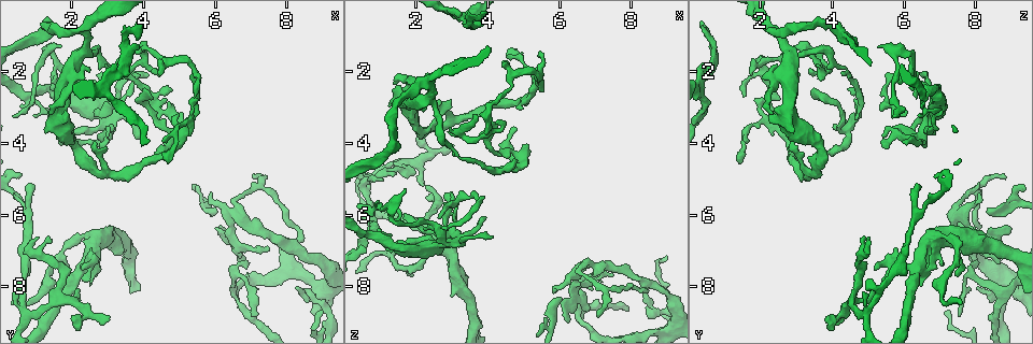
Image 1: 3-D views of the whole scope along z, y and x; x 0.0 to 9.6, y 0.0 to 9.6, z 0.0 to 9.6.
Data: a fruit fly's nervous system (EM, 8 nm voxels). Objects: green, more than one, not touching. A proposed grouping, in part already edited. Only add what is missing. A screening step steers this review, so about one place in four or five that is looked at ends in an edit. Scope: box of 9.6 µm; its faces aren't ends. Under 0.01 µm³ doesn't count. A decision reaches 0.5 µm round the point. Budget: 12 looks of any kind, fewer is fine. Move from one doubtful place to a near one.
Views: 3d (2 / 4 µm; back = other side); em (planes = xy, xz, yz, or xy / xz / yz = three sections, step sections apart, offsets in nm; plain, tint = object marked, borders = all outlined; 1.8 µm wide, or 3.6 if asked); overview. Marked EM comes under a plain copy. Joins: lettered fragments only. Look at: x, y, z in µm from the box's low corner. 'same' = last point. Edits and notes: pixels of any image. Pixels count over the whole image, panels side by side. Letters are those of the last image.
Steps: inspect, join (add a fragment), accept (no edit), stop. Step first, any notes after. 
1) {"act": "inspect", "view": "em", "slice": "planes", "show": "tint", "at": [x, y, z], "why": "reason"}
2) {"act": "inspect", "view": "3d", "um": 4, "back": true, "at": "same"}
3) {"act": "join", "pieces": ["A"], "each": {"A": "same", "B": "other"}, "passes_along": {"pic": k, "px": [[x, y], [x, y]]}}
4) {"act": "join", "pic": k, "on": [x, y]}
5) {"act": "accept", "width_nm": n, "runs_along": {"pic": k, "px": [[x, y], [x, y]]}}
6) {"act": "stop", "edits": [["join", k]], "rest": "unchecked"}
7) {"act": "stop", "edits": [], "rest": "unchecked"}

{"act": "inspect", "view": "3d", "um": 4, "at": [0.95, 2.70, 6.50], "why": "sharp bend"}

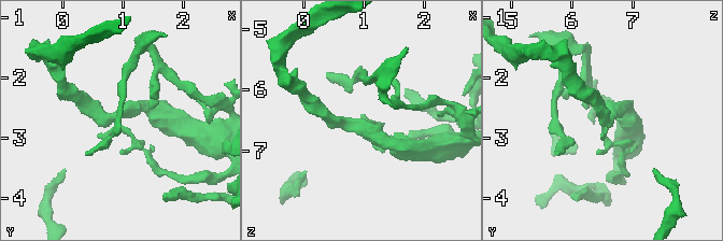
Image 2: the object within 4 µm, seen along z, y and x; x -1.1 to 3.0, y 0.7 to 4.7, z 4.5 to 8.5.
{"act": "inspect", "view": "em", "um": 3.6, "slice": "planes", "show": "borders", "at": [0.90, 2.65, 6.55]}

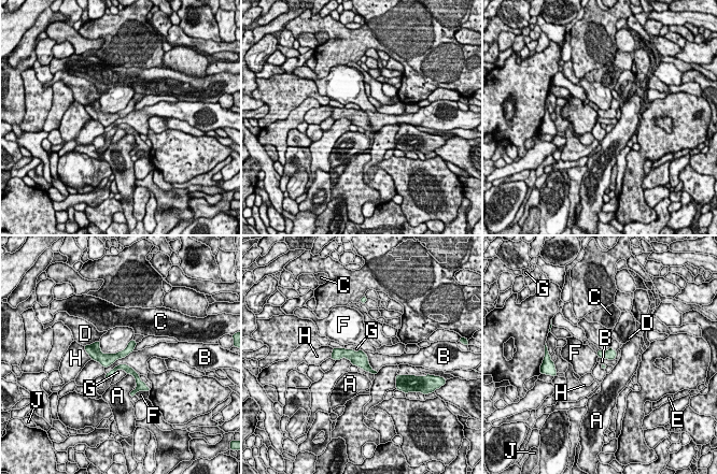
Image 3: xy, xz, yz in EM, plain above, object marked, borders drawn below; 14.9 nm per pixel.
{"act": "accept", "longest_contact_nm": ["B", 480], "each": {"A": "other", "B": "other", "C": "other", "D": "other", "E": "other", "F": "other", "G": "other", "H": "other", "J": "other"}, "runs_along": {"pic": 3, "px": [[132, 343], [115, 357], [90, 349]]}, "found": "none of them fits"}

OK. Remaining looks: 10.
{"act": "inspect", "view": "em", "um": 3.6, "slice": "yz", "step": 16, "show": "borders", "at": [2.80, 4.10, 5.50], "why": "free end"}

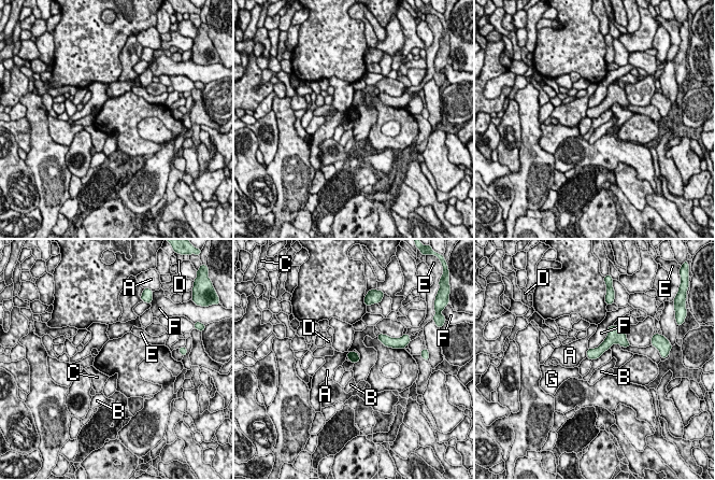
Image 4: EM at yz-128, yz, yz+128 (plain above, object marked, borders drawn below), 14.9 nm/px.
{"act": "inspect", "view": "em", "um": 3.6, "slice": "planes", "show": "borders", "at": "same"}

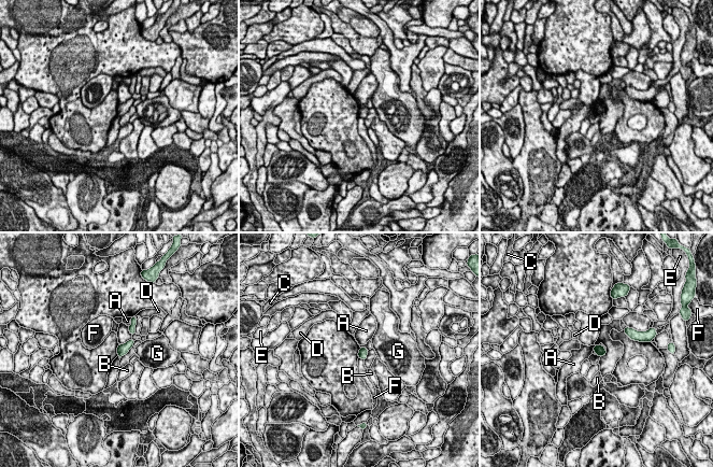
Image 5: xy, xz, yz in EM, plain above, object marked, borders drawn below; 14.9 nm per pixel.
{"act": "accept", "width_nm": 130, "each": {"A": "other", "B": "other", "C": "other", "D": "other", "E": "other", "F": "other", "G": "other"}, "border": {"pic": 5, "px": [[131, 338], [119, 344]]}, "found": "none of them fits"}

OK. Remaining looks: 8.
{"act": "inspect", "view": "em", "slice": "yz", "step": 8, "show": "tint", "at": [3.05, 9.00, 4.05], "why": "an open end"}

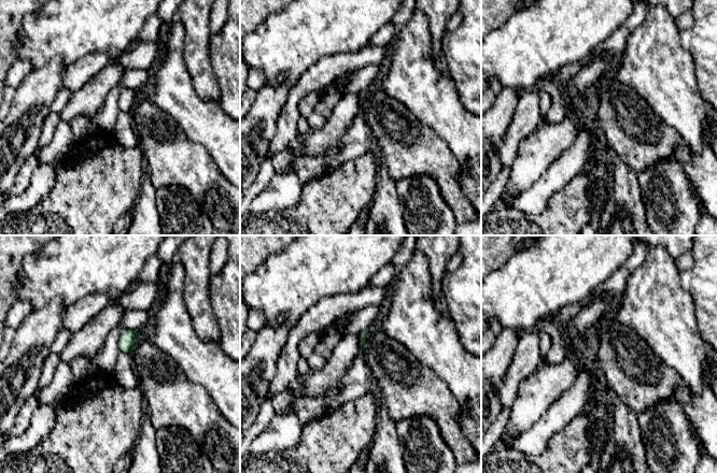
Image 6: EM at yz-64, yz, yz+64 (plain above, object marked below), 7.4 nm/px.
{"act": "inspect", "view": "em", "slice": "planes", "show": "borders", "at": "same"}

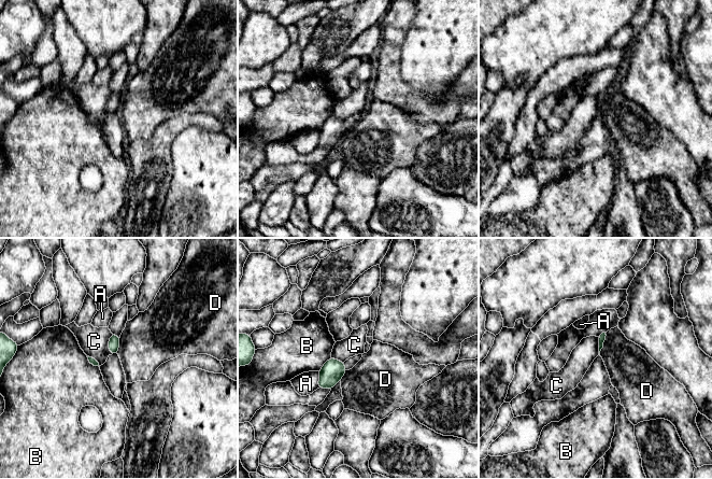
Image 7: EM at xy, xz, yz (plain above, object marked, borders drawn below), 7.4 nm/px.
{"act": "accept", "each": {"A": "other", "B": "other", "C": "other", "D": "other"}, "border": {"pic": 7, "px": [[606, 333], [603, 347], [599, 353]]}, "found": "no lettered fragment goes on from it"}

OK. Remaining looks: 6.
{"act": "inspect", "view": "3d", "um": 4, "at": [4.00, 1.40, 3.15], "why": "arms part here"}

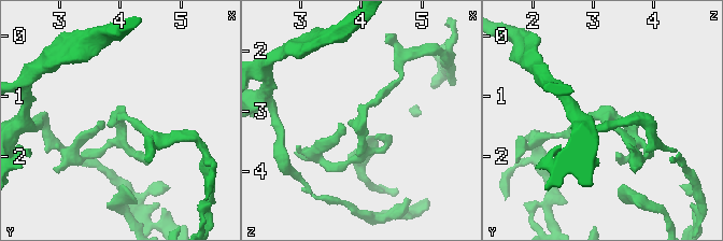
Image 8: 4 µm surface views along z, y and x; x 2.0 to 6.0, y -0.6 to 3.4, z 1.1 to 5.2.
{"act": "inspect", "view": "em", "slice": "planes", "show": "tint", "at": [4.00, 1.35, 3.20], "arms": 3, "why": "need the tissue"}

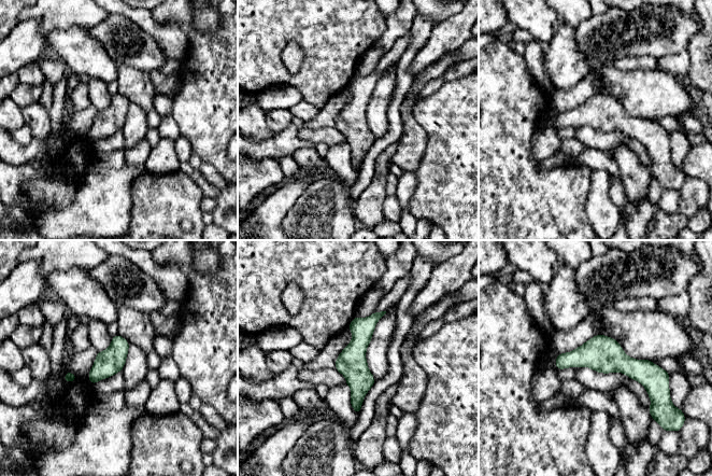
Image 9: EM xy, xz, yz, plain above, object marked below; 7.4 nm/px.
{"act": "inspect", "view": "em", "slice": "planes", "show": "borders", "at": "same"}

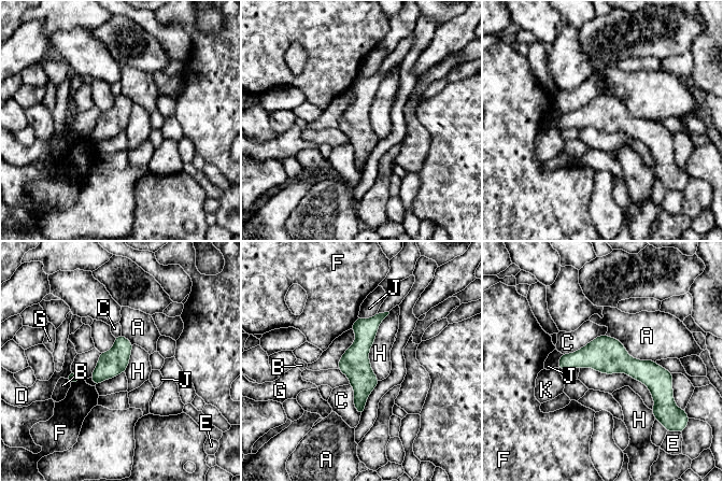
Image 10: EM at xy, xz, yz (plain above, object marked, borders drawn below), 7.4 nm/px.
{"act": "accept", "each": {"A": "other", "B": "other", "C": "other", "D": "other", "E": "other", "F": "other", "G": "other", "H": "other", "J": "other", "K": "other"}, "found": "no lettered fragment goes on from it"}

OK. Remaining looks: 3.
{"act": "inspect", "view": "em", "um": 3.6, "slice": "planes", "show": "borders", "at": [8.50, 6.65, 8.10], "why": "tapers out"}

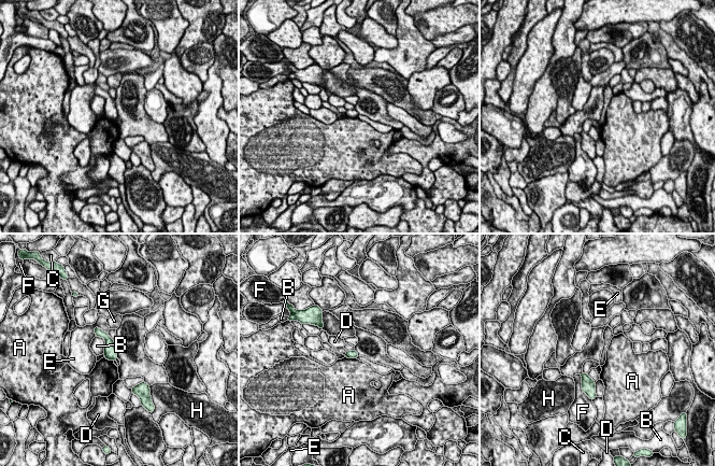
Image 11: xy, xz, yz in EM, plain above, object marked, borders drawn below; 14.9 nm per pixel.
{"act": "accept", "each": {"A": "other", "B": "other", "C": "other", "D": "other", "E": "other", "F": "other", "G": "other", "H": "other"}, "border": {"pic": 11, "px": [[345, 356], [356, 358]]}, "found": "no lettered fragment goes on from it"}

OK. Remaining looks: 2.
{"act": "stop", "edits": [], "rest": "unchecked"}

